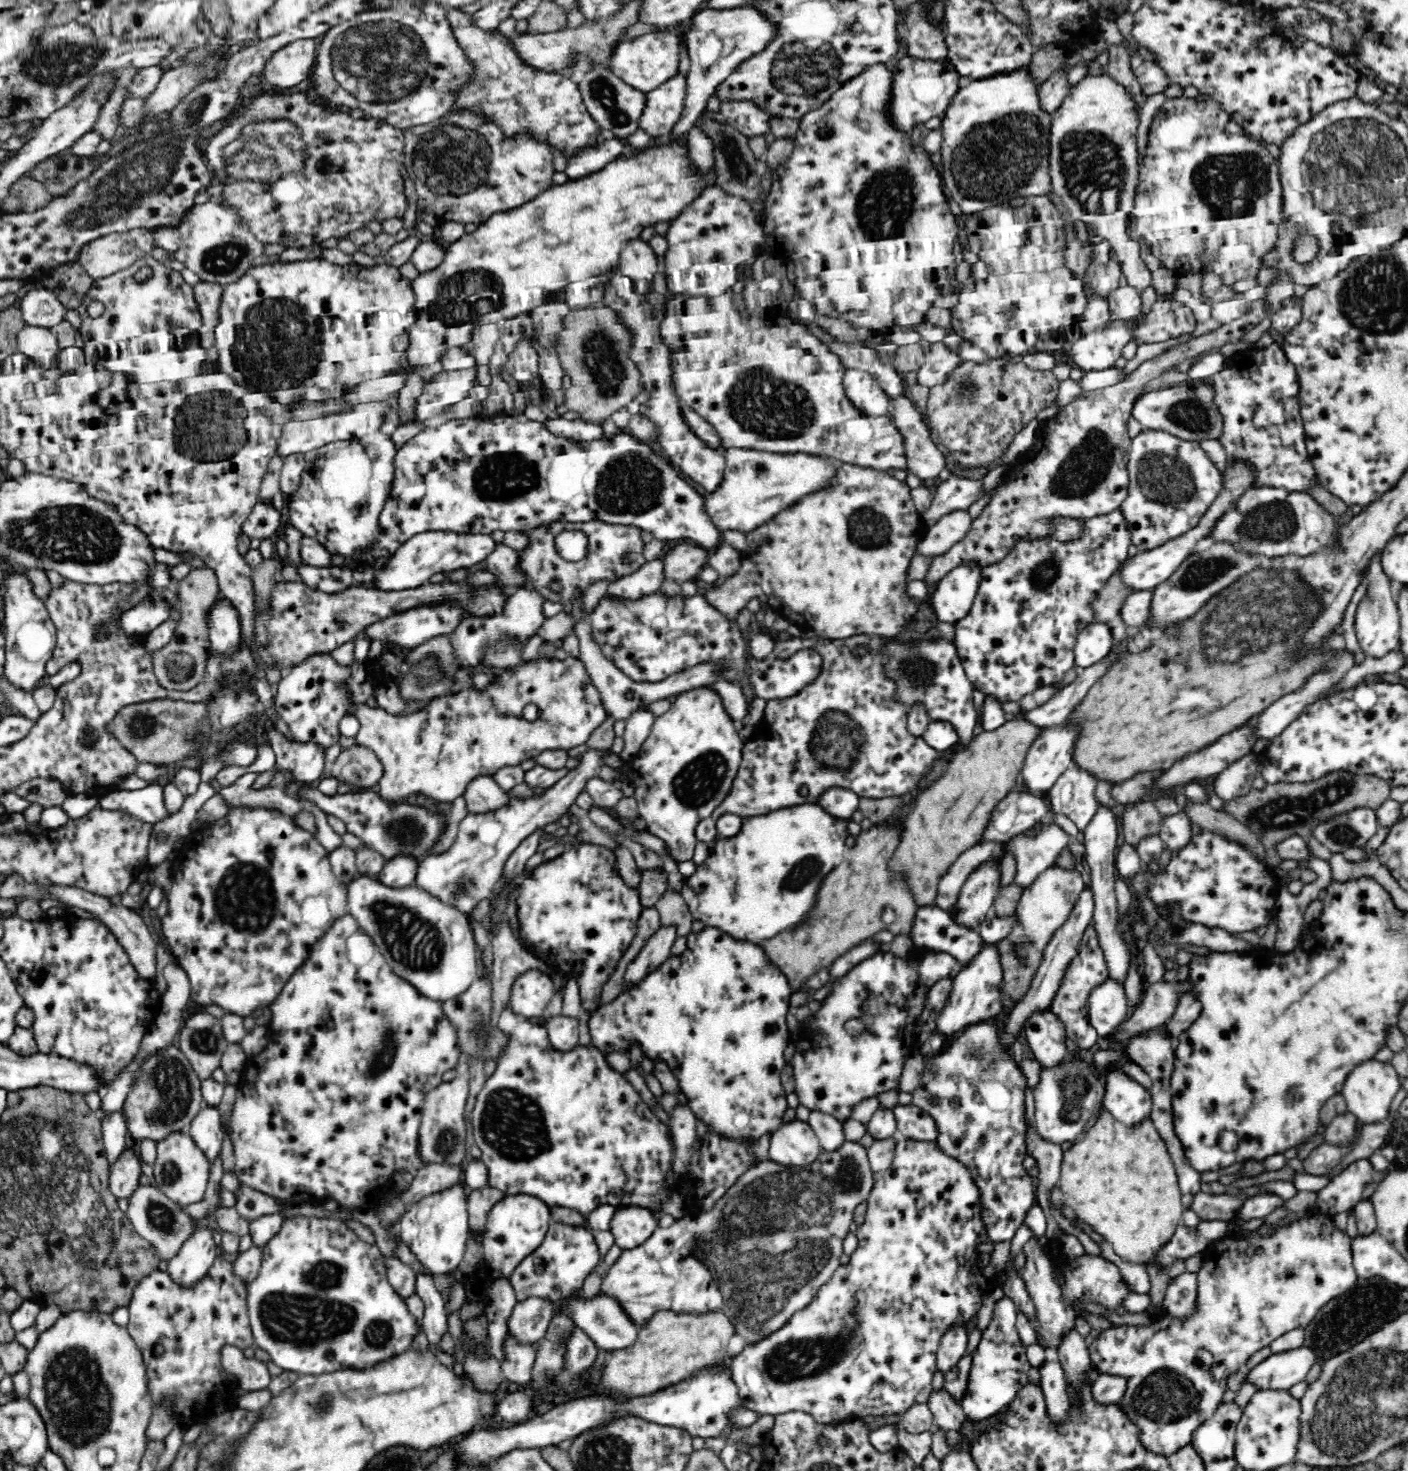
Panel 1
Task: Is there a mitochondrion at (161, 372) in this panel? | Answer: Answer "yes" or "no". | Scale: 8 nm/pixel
no

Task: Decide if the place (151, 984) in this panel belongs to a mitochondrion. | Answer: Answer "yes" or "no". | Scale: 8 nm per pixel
no

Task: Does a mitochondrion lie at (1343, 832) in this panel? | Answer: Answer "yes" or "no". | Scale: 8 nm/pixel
yes

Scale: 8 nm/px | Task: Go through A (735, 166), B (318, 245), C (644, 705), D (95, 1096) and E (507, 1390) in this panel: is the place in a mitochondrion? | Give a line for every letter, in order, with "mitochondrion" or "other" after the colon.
A: mitochondrion
B: other
C: other
D: other
E: other

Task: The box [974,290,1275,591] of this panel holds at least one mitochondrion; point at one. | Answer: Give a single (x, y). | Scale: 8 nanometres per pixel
(1164, 479)

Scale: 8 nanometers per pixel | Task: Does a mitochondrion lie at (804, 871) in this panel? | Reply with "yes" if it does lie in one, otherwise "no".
yes

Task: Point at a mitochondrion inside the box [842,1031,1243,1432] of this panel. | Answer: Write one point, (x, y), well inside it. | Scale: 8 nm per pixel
(1167, 1396)

